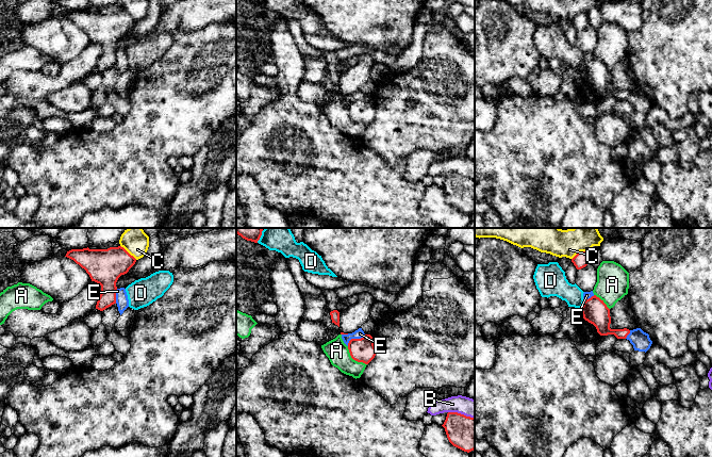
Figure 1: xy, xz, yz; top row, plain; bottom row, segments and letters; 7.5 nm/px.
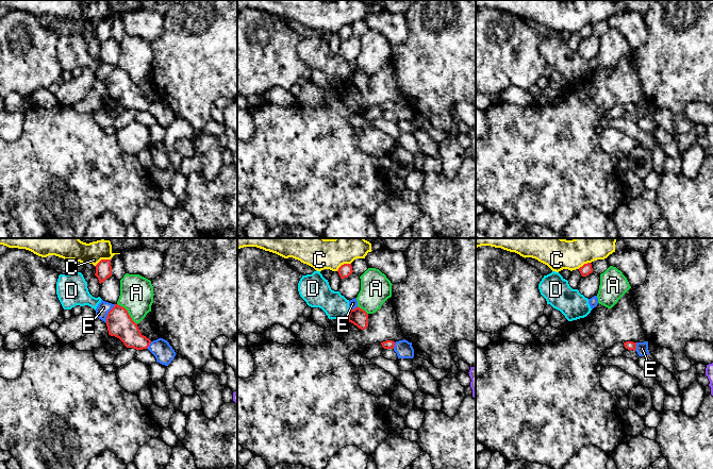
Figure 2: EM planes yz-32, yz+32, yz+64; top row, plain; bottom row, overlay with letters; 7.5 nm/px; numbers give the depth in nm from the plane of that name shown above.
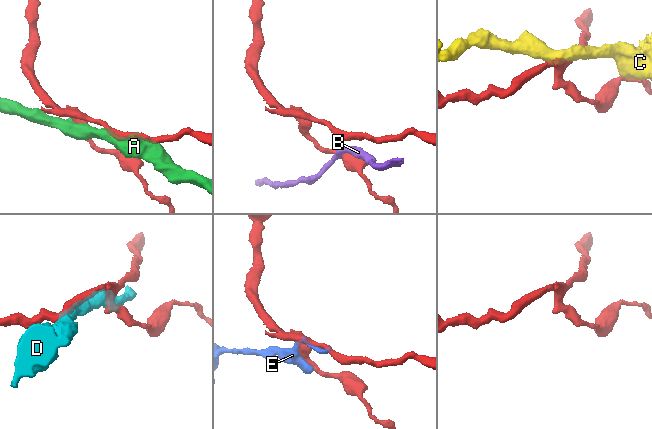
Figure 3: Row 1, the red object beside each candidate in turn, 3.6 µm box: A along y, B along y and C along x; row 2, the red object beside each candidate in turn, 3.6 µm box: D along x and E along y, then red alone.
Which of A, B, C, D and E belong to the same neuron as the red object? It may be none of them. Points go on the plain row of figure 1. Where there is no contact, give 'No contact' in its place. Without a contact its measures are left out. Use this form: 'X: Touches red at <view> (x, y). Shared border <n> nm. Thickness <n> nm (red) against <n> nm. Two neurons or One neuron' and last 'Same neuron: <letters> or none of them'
A: Touches red at xz (353, 120). Shared border 200 nm. Thickness 180 nm (red) against 170 nm. Two neurons
B: Touches red at xz (460, 175). Shared border 200 nm. Thickness 260 nm (red) against 140 nm. Two neurons
C: Touches red at xy (128, 14). Shared border 170 nm. Thickness 280 nm (red) against 140 nm. Two neurons
D: Touches red at yz (583, 66). Shared border 70 nm. Thickness 190 nm (red) against 160 nm. Two neurons
E: Touches red at xz (354, 100). Shared border 170 nm. Thickness 180 nm (red) against 70 nm. Two neurons
Same neuron: none of them

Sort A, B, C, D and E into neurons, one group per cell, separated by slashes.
A / B / C / D / E

